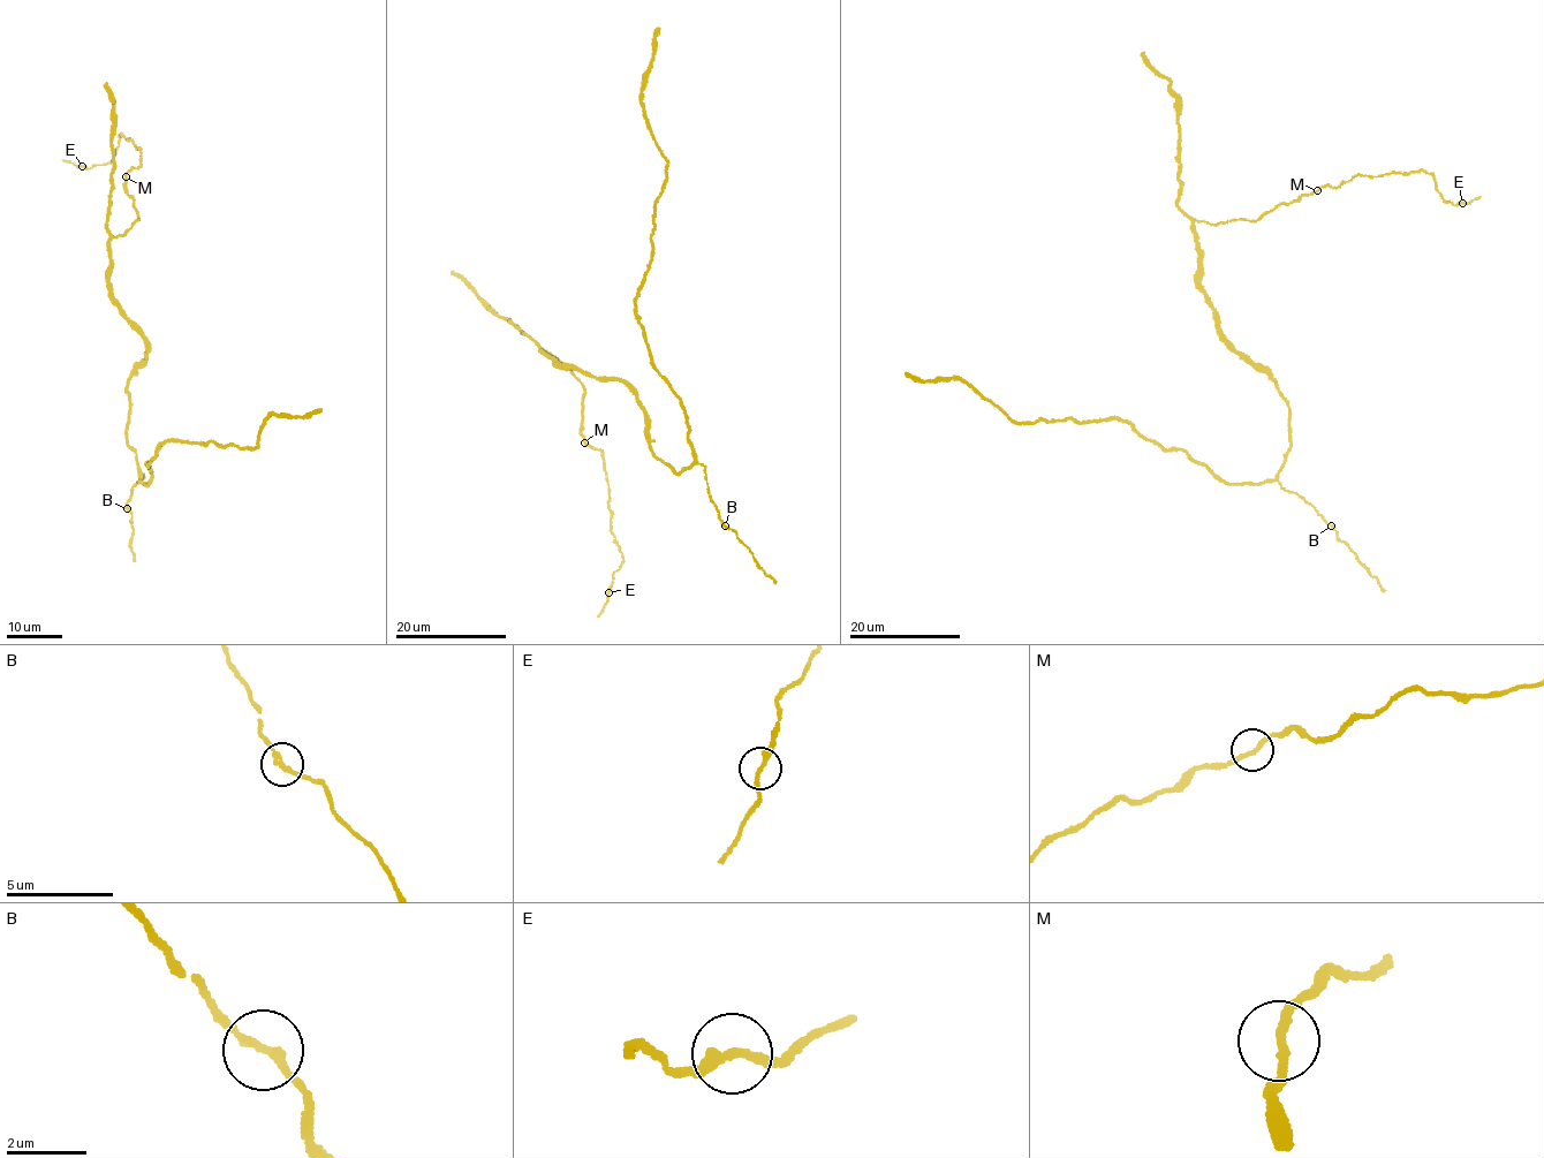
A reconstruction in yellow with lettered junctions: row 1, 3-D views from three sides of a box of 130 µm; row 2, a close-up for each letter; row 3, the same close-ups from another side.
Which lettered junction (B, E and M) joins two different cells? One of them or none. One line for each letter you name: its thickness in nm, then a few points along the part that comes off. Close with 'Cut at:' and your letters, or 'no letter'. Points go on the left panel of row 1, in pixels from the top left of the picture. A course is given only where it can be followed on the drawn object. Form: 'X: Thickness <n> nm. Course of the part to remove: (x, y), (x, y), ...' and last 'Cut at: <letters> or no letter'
Cut at: no letter

